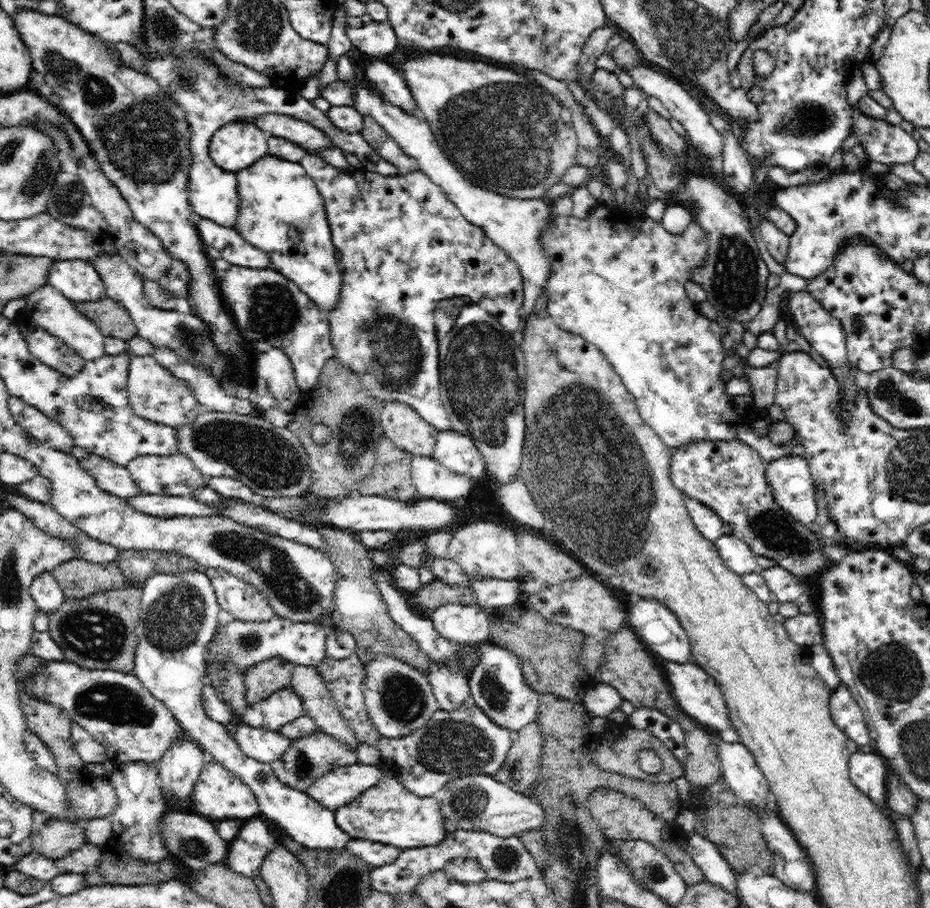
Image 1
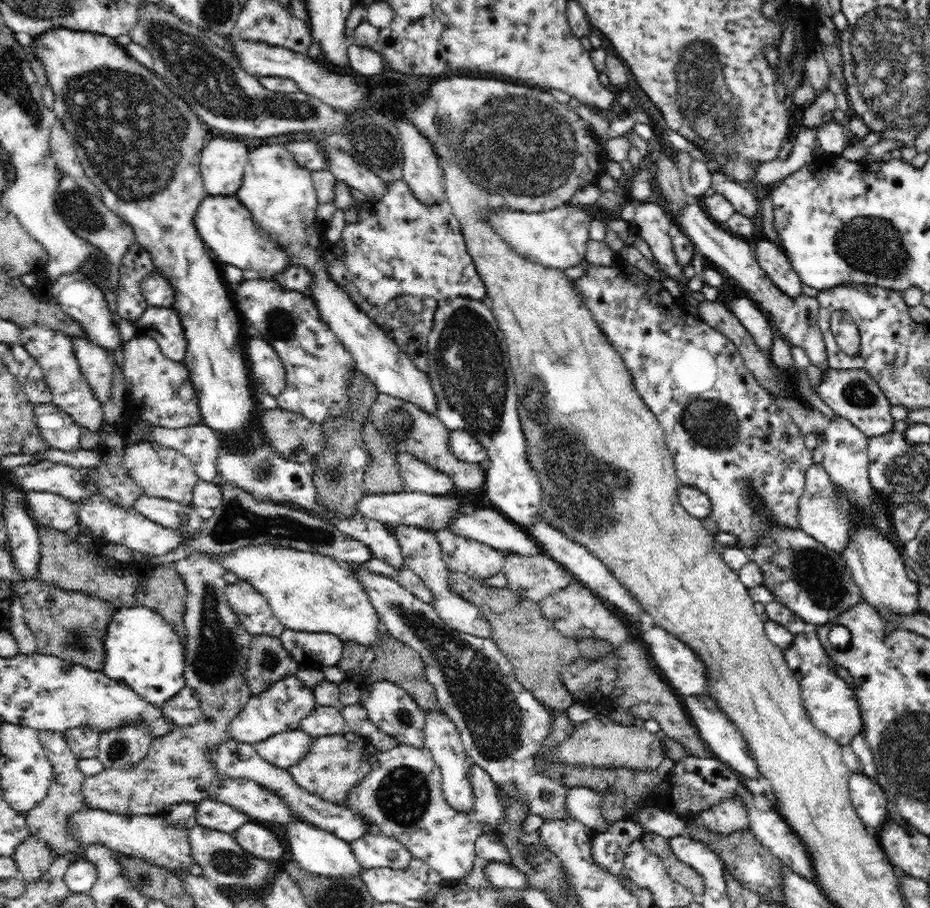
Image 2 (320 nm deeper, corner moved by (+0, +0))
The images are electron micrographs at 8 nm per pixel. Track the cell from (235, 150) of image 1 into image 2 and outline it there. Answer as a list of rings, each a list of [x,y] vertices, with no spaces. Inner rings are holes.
[[[214,138],[204,146],[199,164],[207,196],[234,196],[250,156],[244,142]]]

